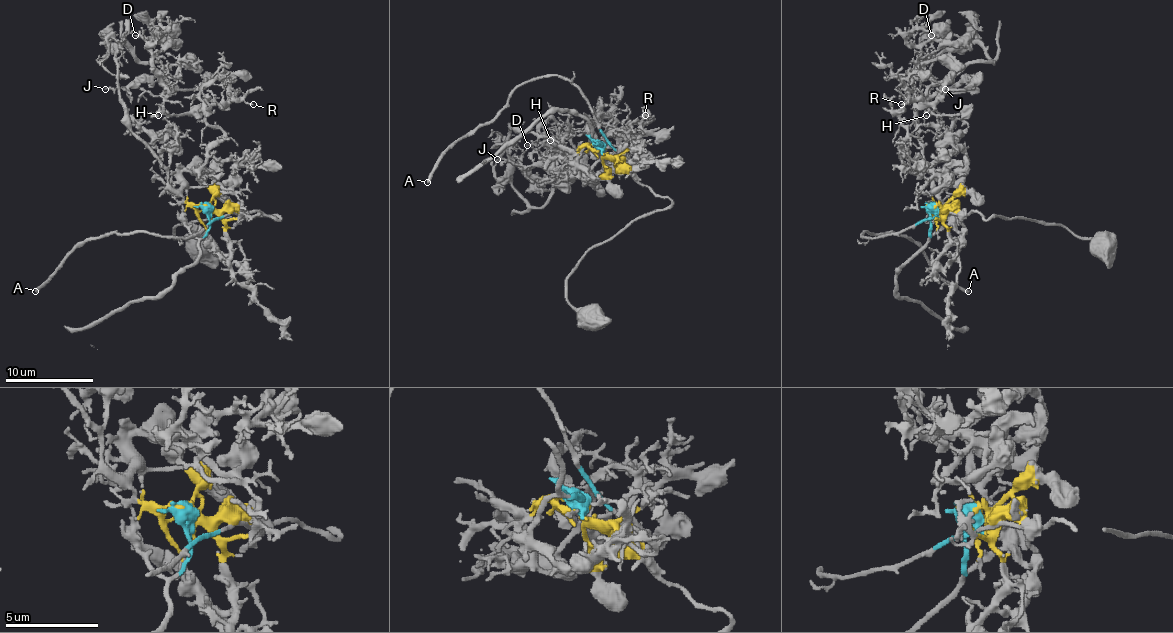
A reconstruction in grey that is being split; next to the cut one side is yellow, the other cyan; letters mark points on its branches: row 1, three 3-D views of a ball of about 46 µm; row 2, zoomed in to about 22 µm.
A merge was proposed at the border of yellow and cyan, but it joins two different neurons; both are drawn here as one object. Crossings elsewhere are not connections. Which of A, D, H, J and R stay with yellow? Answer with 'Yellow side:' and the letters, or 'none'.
Yellow side: D, H, J, R

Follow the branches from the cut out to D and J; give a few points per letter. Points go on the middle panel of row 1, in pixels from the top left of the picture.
D: (604, 150), (509, 125), (507, 176), (533, 207), (555, 169), (544, 134), (547, 150), (527, 145)
J: (604, 150), (566, 150), (509, 125), (507, 176), (540, 207), (558, 154), (553, 185), (496, 158)

